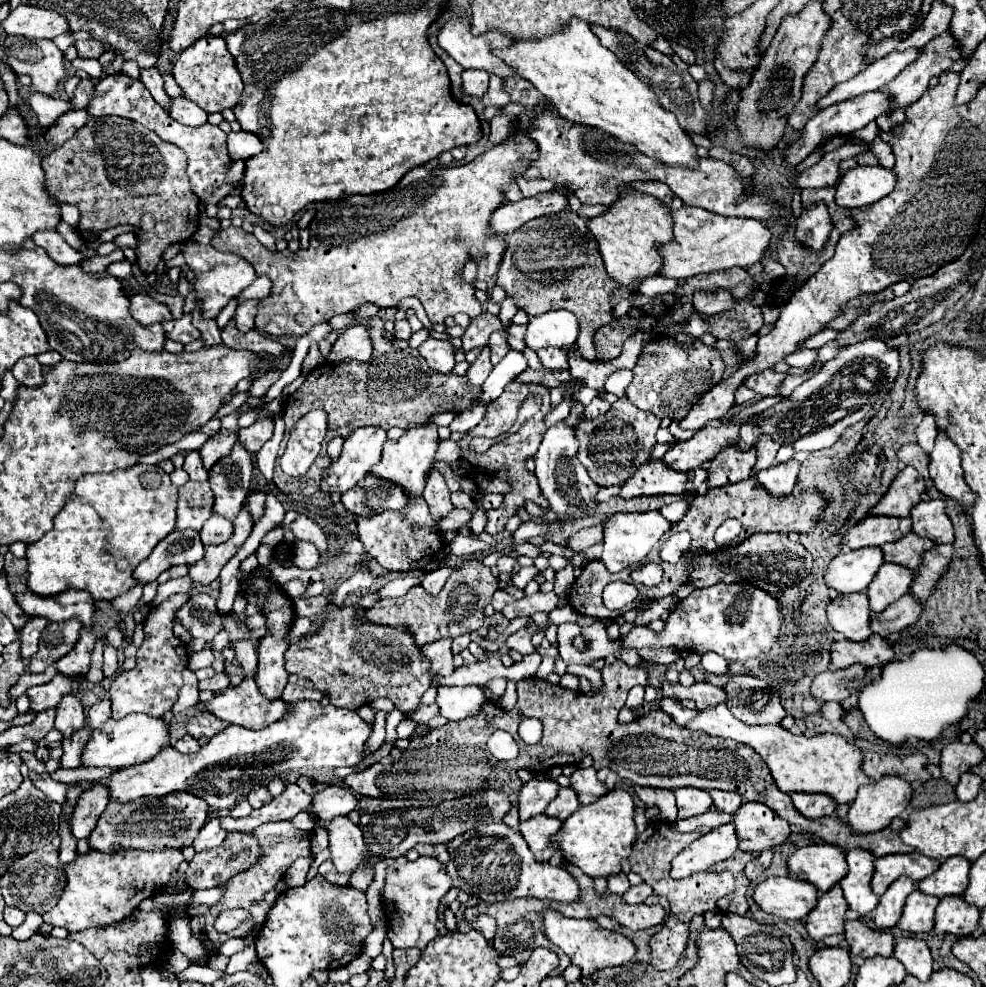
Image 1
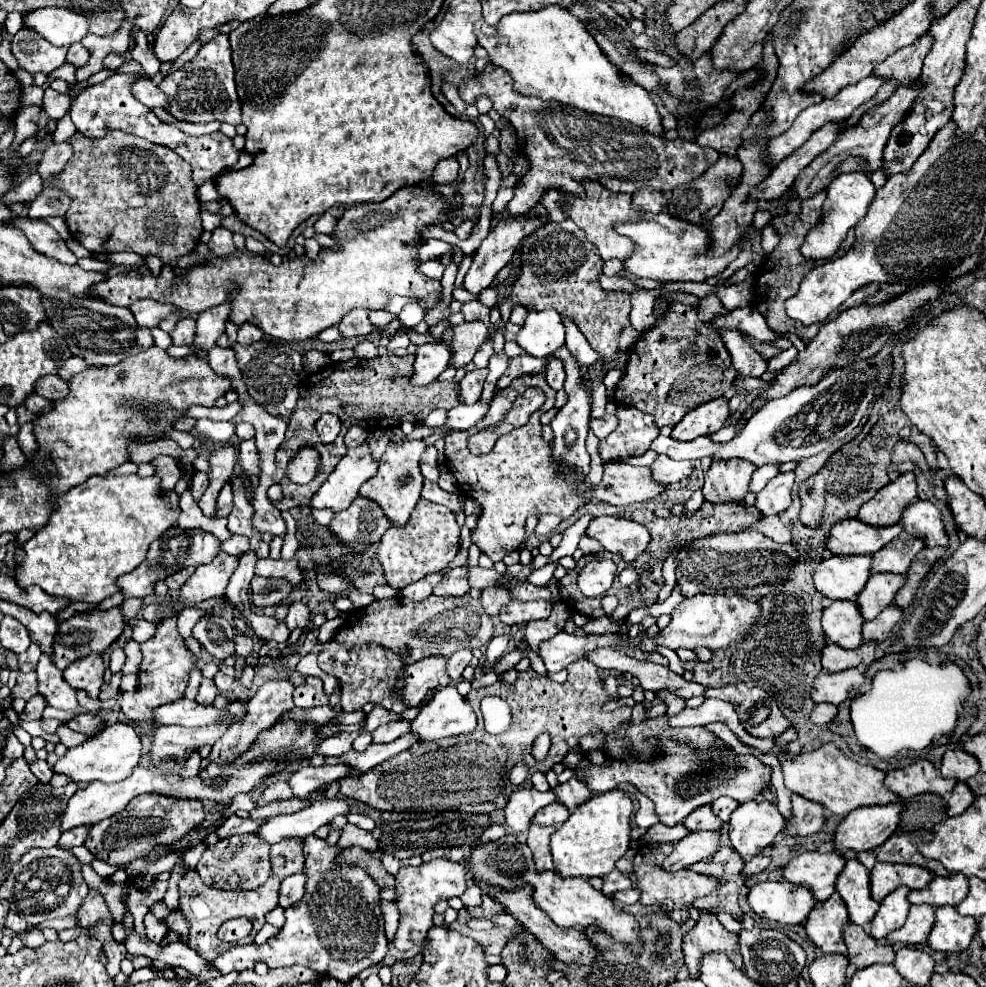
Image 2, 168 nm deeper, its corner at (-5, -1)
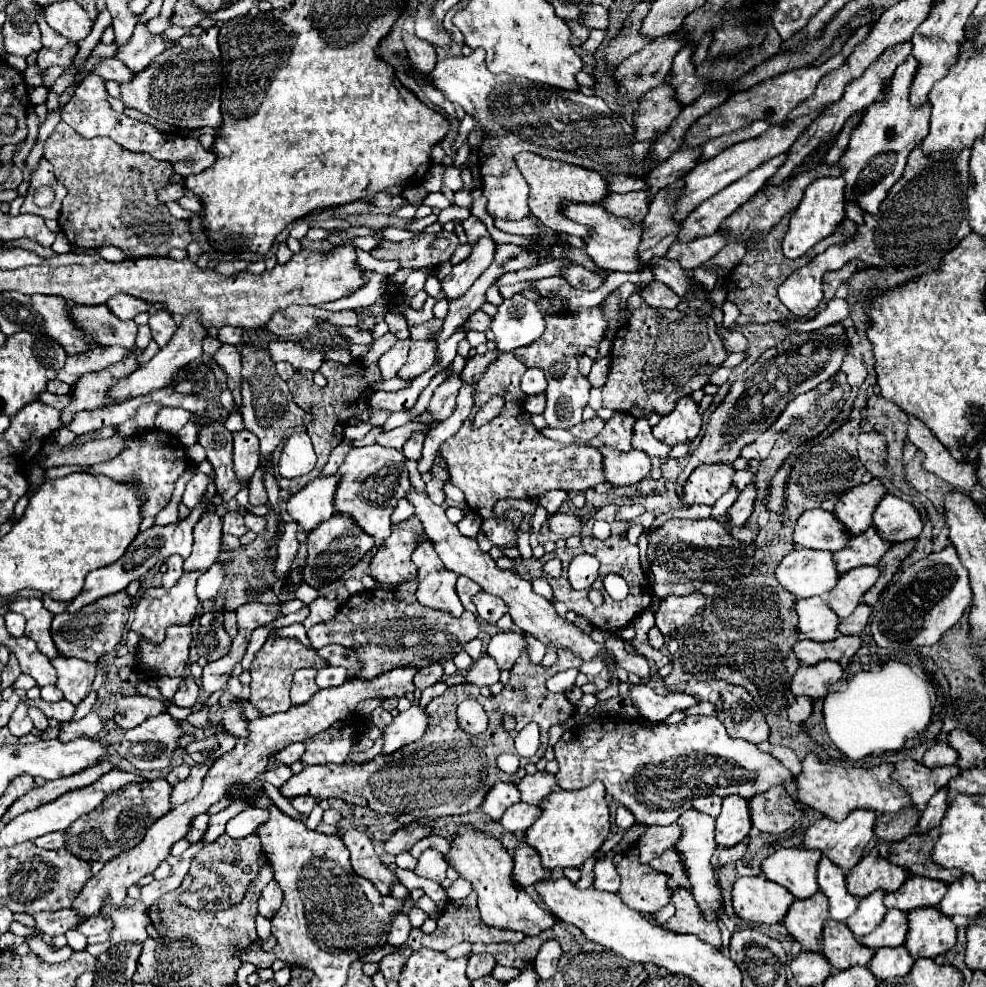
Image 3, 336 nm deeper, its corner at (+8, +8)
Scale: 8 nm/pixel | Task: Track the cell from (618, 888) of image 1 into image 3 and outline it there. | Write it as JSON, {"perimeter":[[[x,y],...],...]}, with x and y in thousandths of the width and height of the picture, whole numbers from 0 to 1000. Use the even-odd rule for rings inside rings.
{"perimeter":[[[599,869],[599,871],[595,871],[595,875],[591,875],[591,879],[589,879],[589,890],[587,890],[587,894],[585,894],[585,900],[587,902],[593,902],[593,900],[597,900],[599,896],[601,896],[601,875],[603,875],[605,871],[603,869]]]}

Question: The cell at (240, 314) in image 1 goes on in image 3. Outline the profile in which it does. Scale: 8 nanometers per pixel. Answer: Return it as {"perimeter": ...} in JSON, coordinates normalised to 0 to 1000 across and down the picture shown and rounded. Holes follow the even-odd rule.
{"perimeter":[[[230,330],[230,332],[224,332],[224,334],[222,334],[222,340],[220,340],[220,342],[222,342],[226,349],[238,351],[238,349],[244,347],[244,338],[246,338],[244,332],[234,332],[234,330]]]}

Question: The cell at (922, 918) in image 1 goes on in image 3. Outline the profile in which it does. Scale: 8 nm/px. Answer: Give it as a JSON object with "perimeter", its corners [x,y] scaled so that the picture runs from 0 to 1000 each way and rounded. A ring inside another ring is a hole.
{"perimeter":[[[902,922],[896,934],[885,944],[871,950],[871,954],[883,963],[910,960],[918,954],[918,946],[920,946],[920,928],[912,922]]]}

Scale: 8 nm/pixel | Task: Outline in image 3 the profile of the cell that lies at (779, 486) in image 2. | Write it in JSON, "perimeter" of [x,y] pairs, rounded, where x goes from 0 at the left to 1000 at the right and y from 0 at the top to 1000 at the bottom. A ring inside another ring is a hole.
{"perimeter":[[[760,490],[760,492],[747,503],[745,511],[743,511],[741,517],[739,517],[739,531],[737,531],[739,539],[749,537],[749,535],[758,529],[758,525],[762,523],[762,517],[764,517],[764,509],[766,509],[766,492]]]}

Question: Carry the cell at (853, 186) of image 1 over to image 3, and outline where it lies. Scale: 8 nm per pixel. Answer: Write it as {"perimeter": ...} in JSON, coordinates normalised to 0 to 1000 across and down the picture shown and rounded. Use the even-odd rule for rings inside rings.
{"perimeter":[[[831,180],[816,190],[814,203],[802,219],[800,233],[794,241],[796,261],[810,261],[831,243],[845,237],[857,219],[857,201],[855,201],[855,182],[853,180]]]}

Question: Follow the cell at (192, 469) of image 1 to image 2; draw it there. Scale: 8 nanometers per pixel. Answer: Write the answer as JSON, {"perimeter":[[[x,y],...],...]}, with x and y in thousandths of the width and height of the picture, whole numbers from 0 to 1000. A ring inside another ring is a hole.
{"perimeter":[[[199,477],[197,483],[195,483],[195,502],[197,502],[199,508],[205,504],[205,499],[207,499],[209,493],[211,493],[211,483],[209,483],[209,479]]]}

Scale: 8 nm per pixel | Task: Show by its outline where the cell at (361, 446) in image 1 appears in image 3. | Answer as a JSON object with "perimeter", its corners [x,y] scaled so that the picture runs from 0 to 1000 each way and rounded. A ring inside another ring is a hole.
{"perimeter":[[[344,480],[338,482],[322,482],[307,496],[297,501],[291,509],[291,521],[313,541],[328,527],[338,523],[338,505],[340,492],[344,488]]]}

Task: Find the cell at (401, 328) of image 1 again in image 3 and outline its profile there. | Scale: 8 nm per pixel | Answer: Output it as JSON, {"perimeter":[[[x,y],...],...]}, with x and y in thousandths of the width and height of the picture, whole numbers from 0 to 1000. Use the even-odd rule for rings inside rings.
{"perimeter":[[[395,316],[390,320],[390,326],[395,328],[395,336],[399,336],[403,342],[415,342],[415,332],[413,332],[413,326],[411,326],[409,318]]]}

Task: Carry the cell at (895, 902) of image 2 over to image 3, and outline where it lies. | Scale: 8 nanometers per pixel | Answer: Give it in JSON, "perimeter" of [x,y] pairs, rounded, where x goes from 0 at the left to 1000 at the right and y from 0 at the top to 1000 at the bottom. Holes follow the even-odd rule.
{"perimeter":[[[896,902],[883,904],[883,908],[877,908],[877,910],[871,914],[871,920],[865,924],[865,928],[859,932],[861,942],[863,942],[869,950],[885,944],[885,942],[894,936],[896,928],[898,928],[898,924],[900,924],[900,920],[898,920],[898,916],[896,916],[896,908],[898,908]]]}

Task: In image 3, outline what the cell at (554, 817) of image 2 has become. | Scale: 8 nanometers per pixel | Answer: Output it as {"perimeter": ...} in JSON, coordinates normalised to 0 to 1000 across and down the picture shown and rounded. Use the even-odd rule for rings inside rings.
{"perimeter":[[[524,813],[518,819],[512,821],[512,825],[508,827],[508,837],[520,845],[528,845],[532,843],[532,839],[537,839],[541,835],[541,831],[545,831],[549,827],[549,819],[547,817],[539,817],[539,815],[530,815]]]}

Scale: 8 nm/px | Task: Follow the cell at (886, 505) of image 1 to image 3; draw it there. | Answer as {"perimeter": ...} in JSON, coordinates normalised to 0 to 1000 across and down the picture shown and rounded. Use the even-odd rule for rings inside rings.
{"perimeter":[[[885,484],[881,490],[871,490],[855,501],[849,507],[845,521],[857,533],[861,543],[869,543],[883,533],[883,523],[898,501],[900,496],[894,492],[894,488]]]}

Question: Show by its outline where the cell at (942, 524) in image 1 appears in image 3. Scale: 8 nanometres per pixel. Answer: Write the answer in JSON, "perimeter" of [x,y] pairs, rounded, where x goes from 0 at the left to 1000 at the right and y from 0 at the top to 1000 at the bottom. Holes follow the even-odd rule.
{"perimeter":[[[898,501],[885,519],[885,533],[904,551],[930,545],[936,537],[932,519],[918,507]]]}

